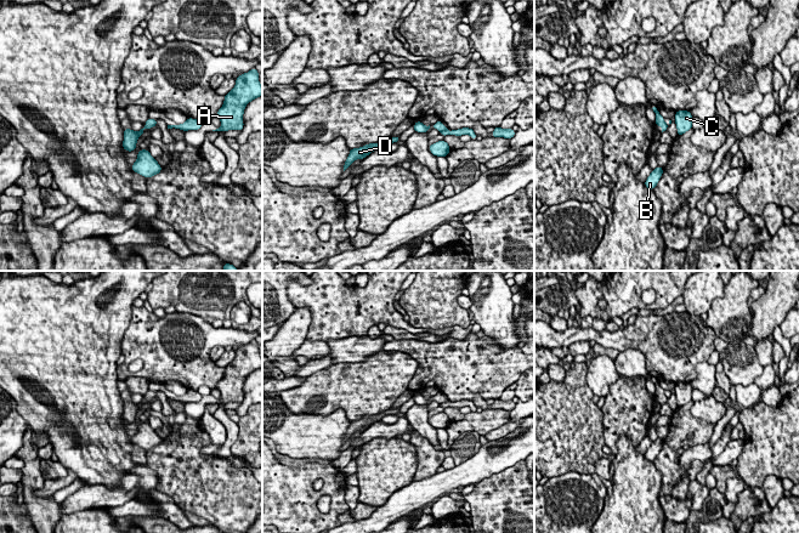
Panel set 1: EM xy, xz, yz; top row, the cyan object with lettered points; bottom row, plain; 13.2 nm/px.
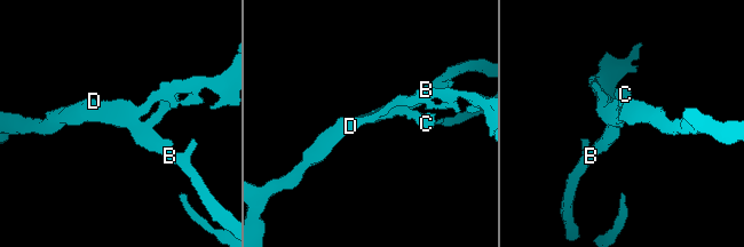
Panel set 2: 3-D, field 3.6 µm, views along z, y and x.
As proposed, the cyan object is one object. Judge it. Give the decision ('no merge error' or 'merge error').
merge error

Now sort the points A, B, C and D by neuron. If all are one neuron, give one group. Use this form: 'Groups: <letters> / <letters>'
Groups: A / B C D

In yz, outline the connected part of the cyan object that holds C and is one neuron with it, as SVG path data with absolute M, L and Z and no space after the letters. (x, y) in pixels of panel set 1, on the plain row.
M687 382L675 384L675 396L678 401L678 408L681 408L686 403L692 401L692 386Z

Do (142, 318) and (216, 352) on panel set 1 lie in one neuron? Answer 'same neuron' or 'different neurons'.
different neurons

